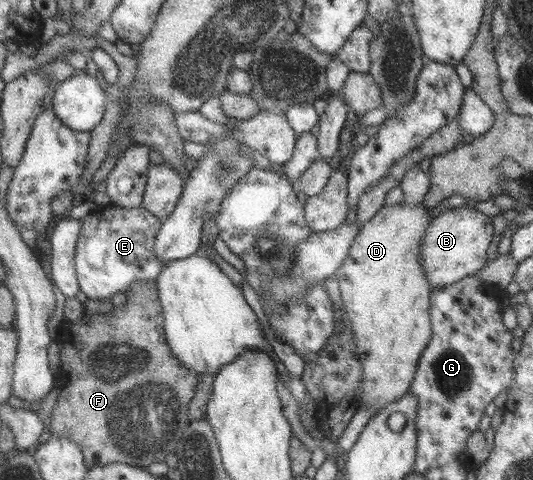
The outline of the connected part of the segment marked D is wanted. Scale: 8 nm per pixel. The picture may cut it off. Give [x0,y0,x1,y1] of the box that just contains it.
[332,204,433,408]

